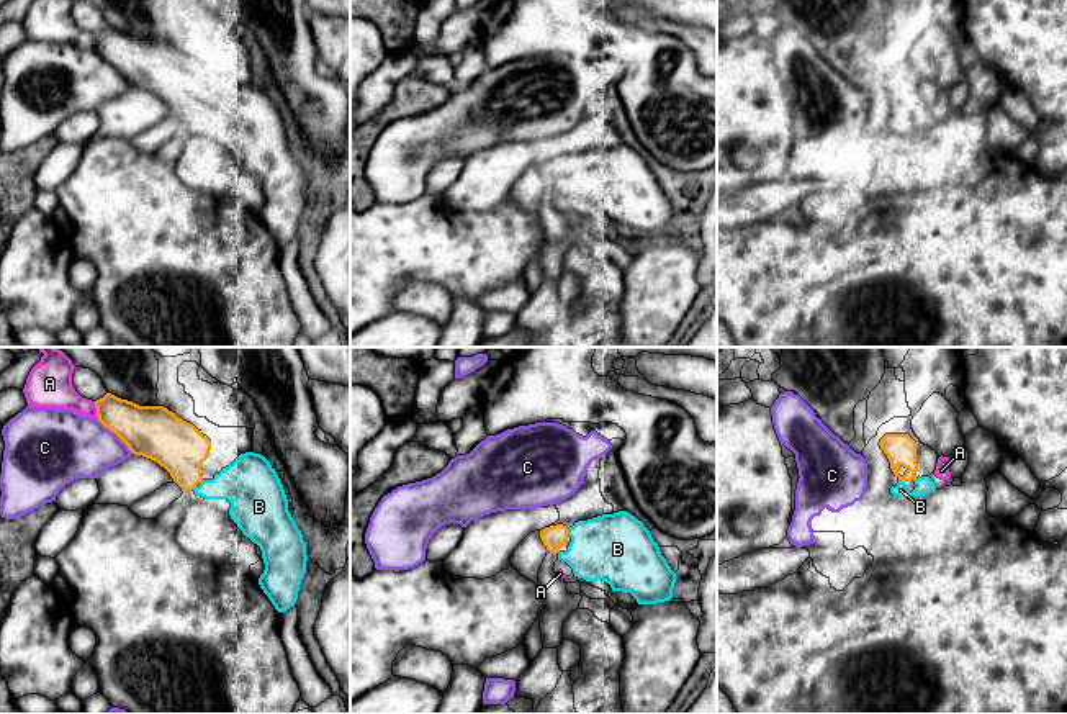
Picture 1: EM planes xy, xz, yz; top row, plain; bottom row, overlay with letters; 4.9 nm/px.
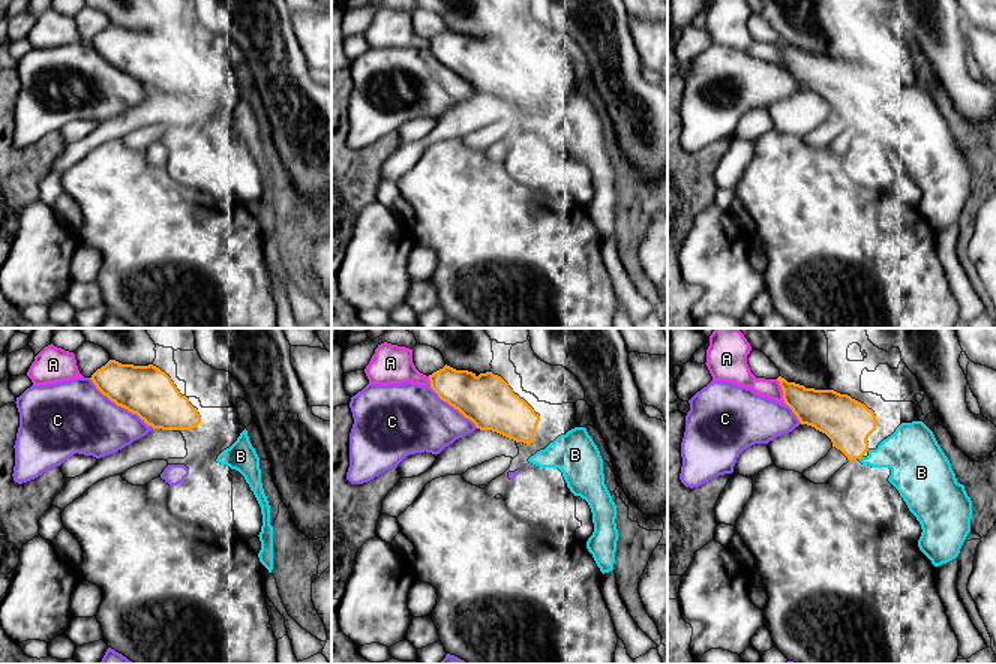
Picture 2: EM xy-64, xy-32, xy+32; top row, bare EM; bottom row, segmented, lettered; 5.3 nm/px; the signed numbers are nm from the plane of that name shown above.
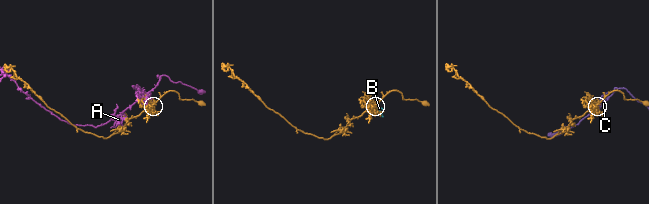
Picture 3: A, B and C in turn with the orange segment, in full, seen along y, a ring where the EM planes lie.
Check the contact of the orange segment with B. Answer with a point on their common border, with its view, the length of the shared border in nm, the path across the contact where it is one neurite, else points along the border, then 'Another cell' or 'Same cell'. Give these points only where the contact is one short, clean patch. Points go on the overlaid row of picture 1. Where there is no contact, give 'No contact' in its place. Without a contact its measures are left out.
Touches orange at xz (567, 533). Shared border 30 nm. Path across: xz (553, 537), (567, 533), (614, 547). Same cell

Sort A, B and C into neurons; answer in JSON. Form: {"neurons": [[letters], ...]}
{"neurons": [["A"], ["B"], ["C"]]}

